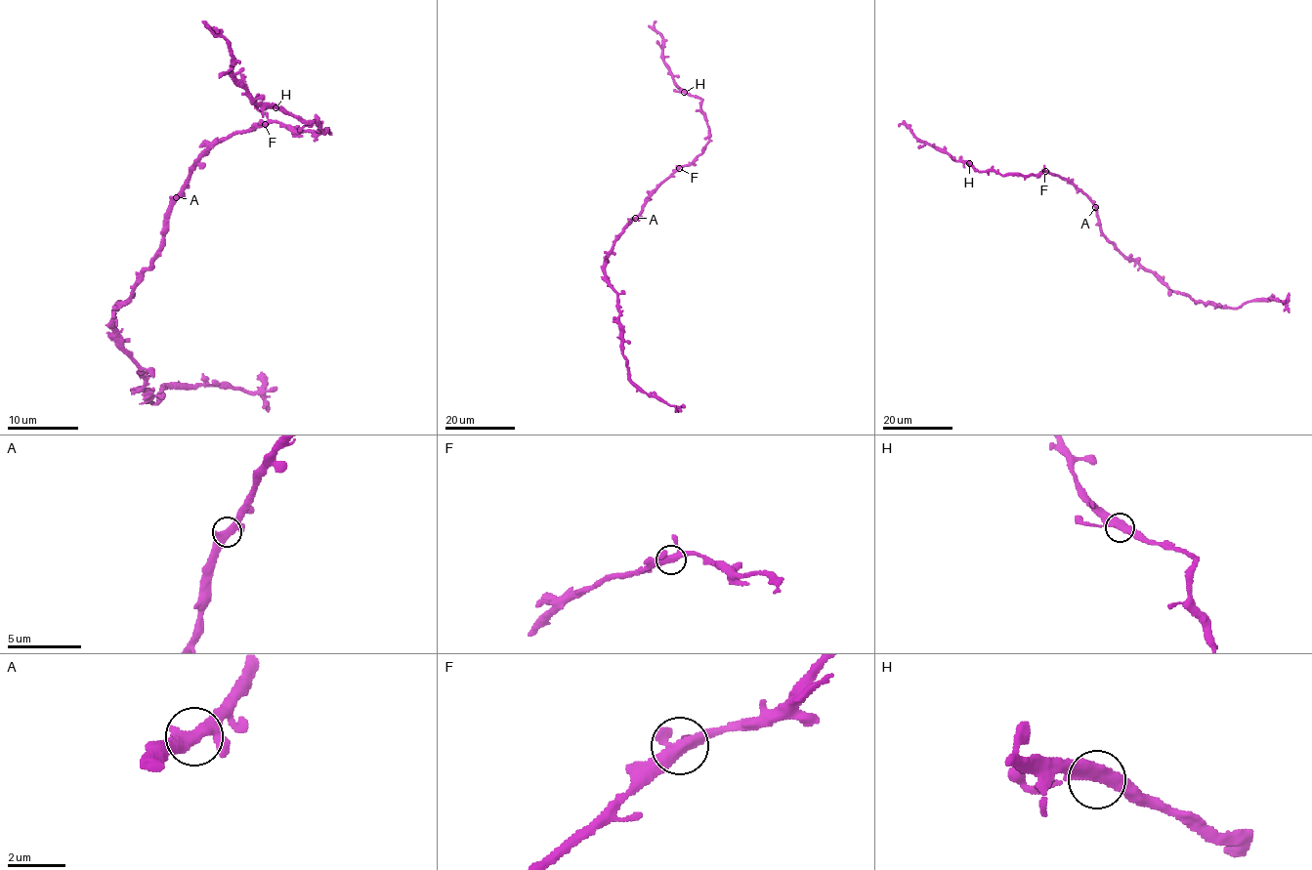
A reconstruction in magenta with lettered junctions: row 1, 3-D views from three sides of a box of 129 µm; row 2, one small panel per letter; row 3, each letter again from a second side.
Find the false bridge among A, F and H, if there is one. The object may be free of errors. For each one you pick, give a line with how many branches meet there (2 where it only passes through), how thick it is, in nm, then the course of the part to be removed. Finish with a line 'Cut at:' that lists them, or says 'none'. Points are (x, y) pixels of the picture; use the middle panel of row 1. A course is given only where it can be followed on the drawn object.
Cut at: none

